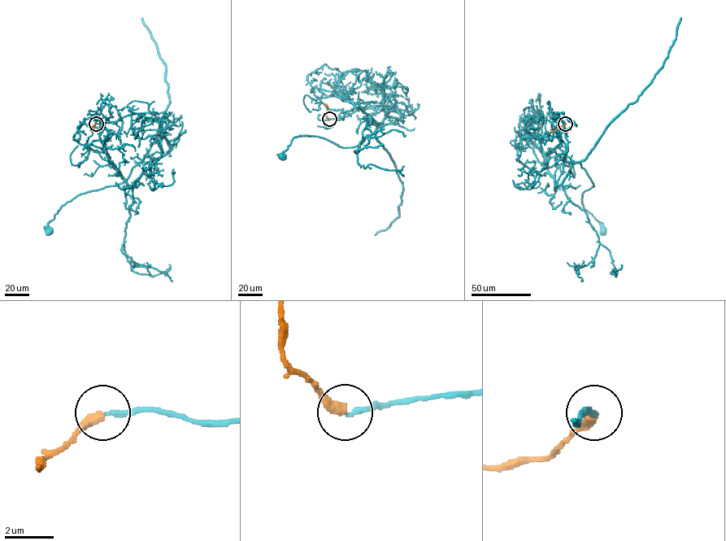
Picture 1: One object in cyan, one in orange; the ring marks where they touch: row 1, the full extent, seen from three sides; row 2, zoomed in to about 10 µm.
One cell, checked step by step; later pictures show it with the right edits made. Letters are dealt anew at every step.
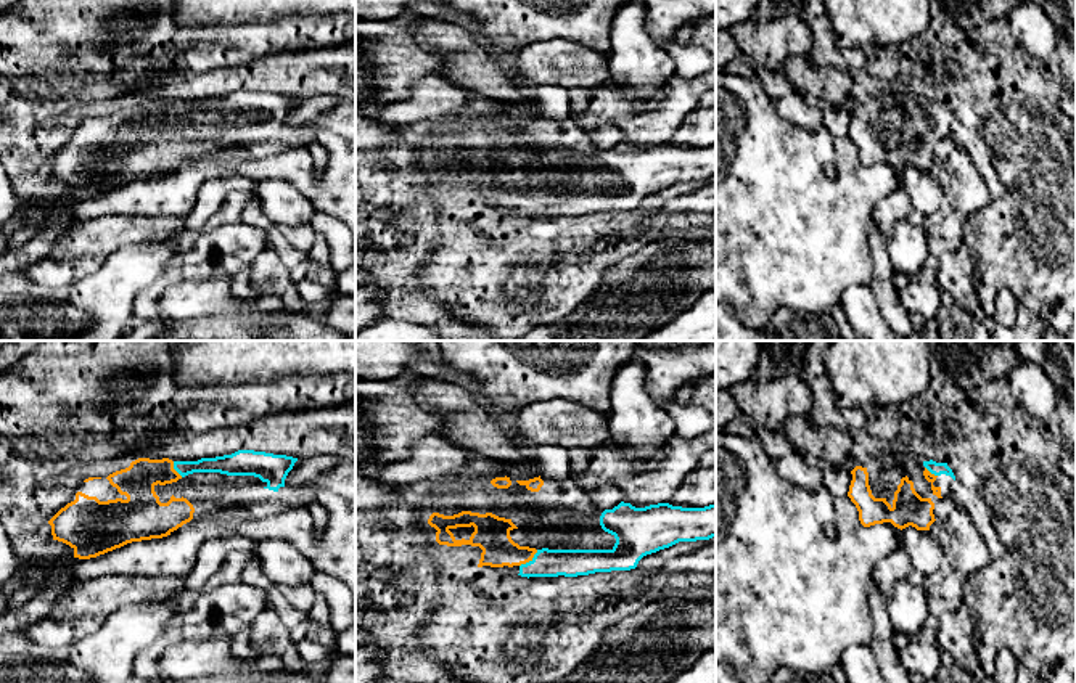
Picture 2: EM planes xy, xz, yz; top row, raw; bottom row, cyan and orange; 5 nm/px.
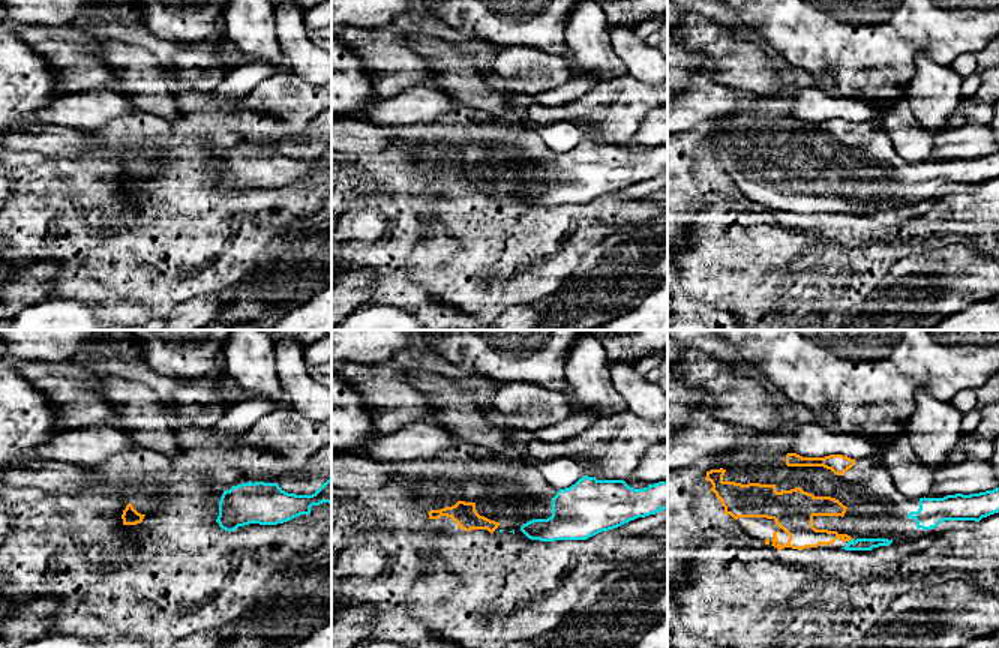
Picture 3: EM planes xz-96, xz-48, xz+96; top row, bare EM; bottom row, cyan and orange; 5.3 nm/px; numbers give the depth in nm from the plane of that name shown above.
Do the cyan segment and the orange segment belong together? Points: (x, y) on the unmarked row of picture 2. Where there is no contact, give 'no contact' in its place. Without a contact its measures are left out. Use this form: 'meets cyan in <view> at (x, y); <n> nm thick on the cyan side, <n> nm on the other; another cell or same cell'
meets cyan in xz at (529, 201); 140 nm thick on the cyan side, 180 nm on the other; same cell

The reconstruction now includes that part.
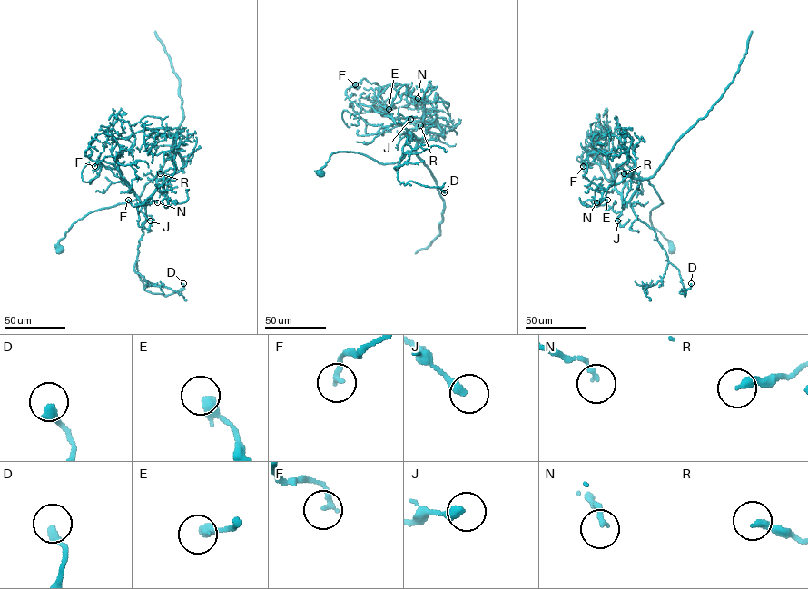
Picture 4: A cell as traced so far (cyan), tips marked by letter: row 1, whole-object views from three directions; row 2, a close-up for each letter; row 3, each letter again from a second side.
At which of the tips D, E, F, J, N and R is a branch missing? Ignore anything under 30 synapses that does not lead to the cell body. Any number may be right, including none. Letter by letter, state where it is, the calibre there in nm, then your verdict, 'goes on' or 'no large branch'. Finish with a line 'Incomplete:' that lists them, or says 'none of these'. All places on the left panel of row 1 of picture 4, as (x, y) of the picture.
D: place (183, 283); calibre 360 nm; no large branch
E: place (128, 200); calibre 420 nm; no large branch
F: place (94, 166); calibre 200 nm; no large branch
J: place (150, 220); calibre 360 nm; no large branch
N: place (157, 202); calibre 180 nm; no large branch
R: place (160, 173); calibre 300 nm; no large branch
Incomplete: none of these

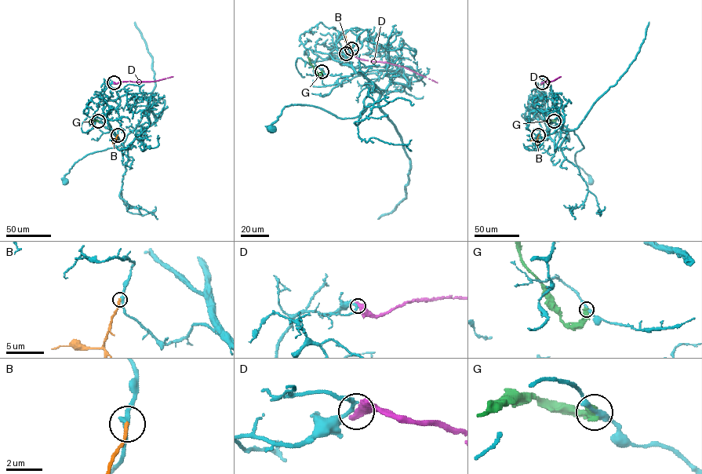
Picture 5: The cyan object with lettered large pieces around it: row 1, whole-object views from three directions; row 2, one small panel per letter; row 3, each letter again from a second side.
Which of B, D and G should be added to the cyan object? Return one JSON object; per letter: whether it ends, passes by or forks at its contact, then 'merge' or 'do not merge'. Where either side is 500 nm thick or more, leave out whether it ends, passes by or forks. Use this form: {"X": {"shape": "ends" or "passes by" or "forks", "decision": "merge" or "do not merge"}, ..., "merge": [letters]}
{"B": {"shape": "ends", "decision": "do not merge"}, "D": {"decision": "do not merge"}, "G": {"shape": "ends", "decision": "do not merge"}, "merge": []}

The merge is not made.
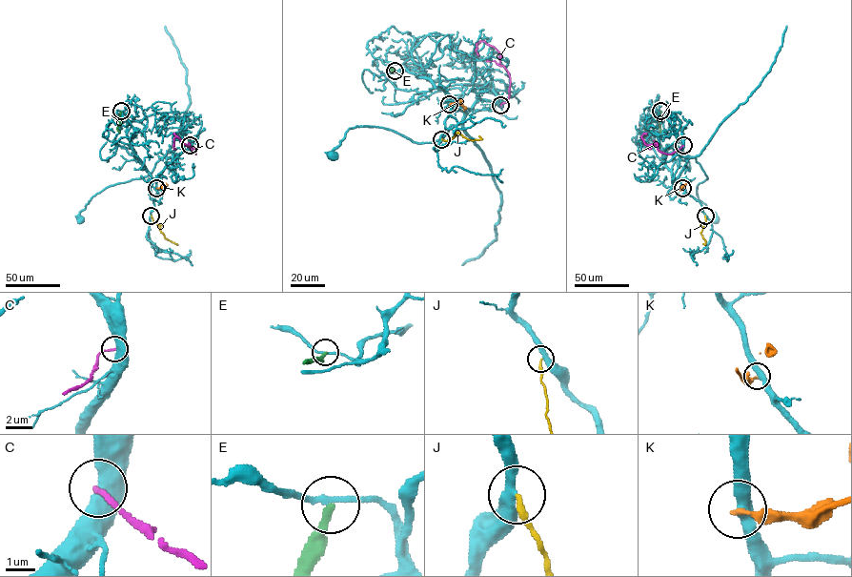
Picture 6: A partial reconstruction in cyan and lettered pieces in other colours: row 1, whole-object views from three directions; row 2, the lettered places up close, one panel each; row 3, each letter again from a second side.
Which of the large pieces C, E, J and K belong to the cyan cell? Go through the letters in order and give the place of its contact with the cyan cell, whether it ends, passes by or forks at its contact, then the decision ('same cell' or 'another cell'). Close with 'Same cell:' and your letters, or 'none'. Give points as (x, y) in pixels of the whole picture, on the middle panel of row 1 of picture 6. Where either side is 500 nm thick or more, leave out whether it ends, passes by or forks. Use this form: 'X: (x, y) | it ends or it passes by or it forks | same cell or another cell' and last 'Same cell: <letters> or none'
C: (500, 105) | another cell
E: (395, 71) | it ends | another cell
J: (441, 139) | it ends | same cell
K: (449, 104) | it ends | another cell
Same cell: J

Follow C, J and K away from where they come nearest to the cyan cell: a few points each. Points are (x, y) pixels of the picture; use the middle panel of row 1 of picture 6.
C: (501, 105), (509, 98), (510, 85), (508, 71), (500, 65), (501, 53), (481, 41), (476, 44), (477, 56)
J: (441, 139), (447, 140), (458, 133), (469, 140), (480, 139), (479, 136)
K: (450, 104), (459, 102), (464, 110)

